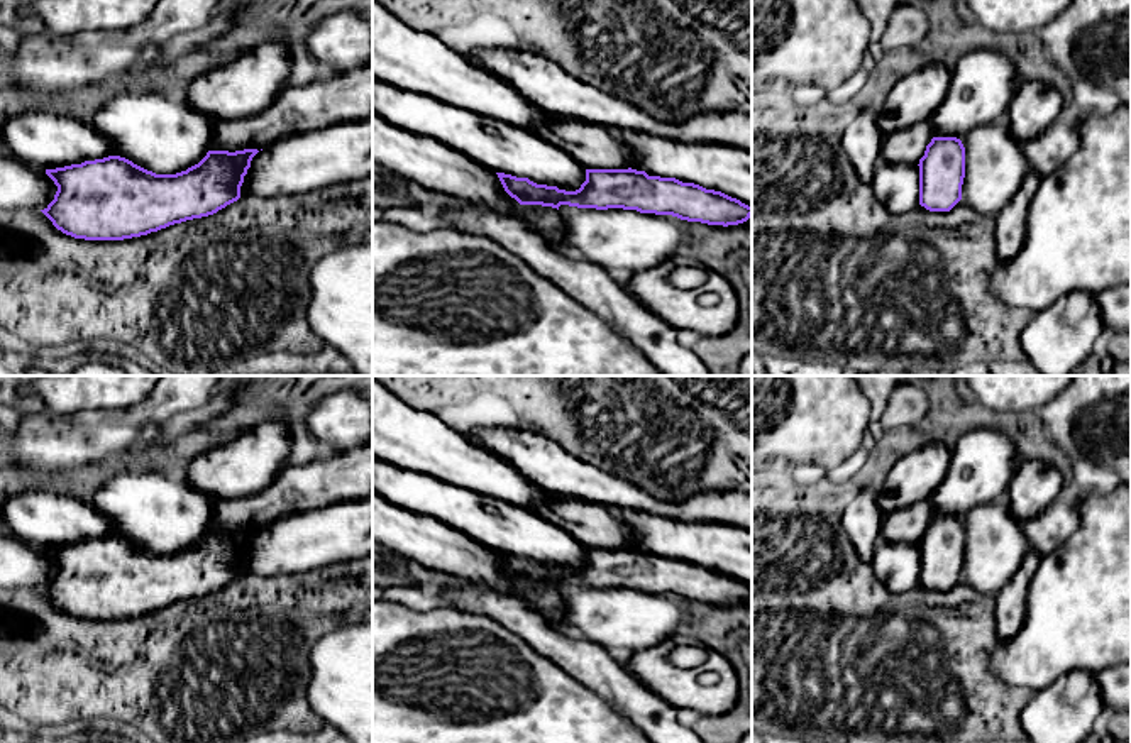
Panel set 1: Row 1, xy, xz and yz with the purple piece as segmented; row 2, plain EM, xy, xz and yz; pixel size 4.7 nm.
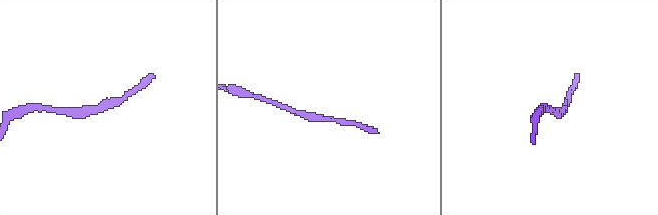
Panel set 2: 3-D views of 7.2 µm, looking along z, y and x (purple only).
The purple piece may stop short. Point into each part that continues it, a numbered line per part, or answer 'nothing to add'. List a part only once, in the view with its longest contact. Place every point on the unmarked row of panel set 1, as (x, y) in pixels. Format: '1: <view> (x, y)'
nothing to add

